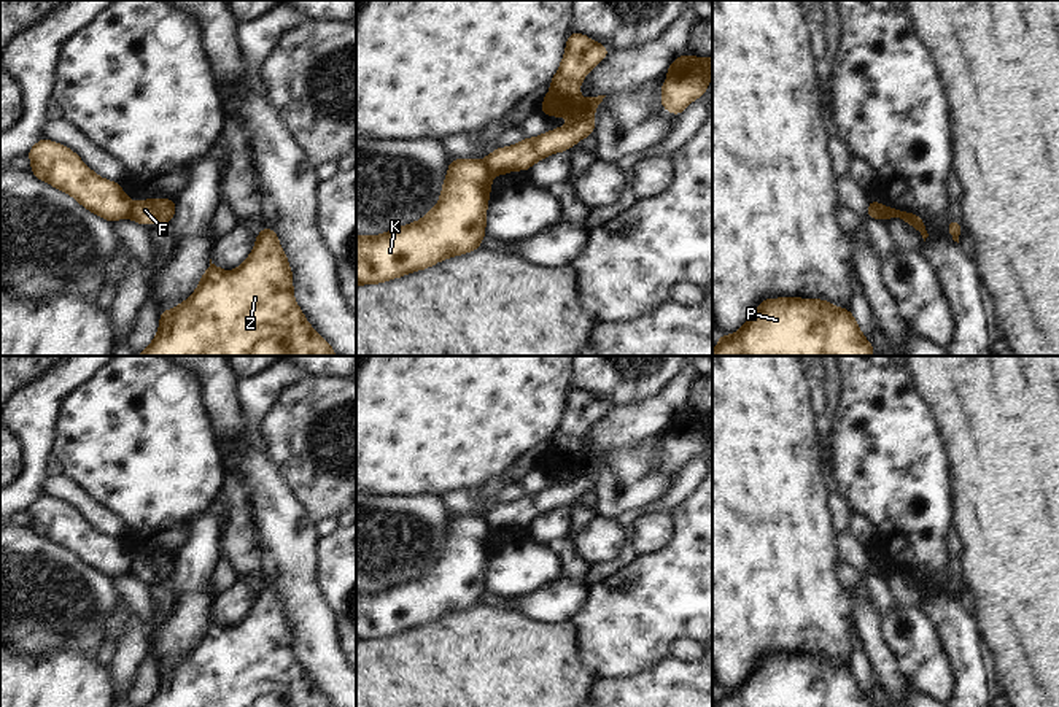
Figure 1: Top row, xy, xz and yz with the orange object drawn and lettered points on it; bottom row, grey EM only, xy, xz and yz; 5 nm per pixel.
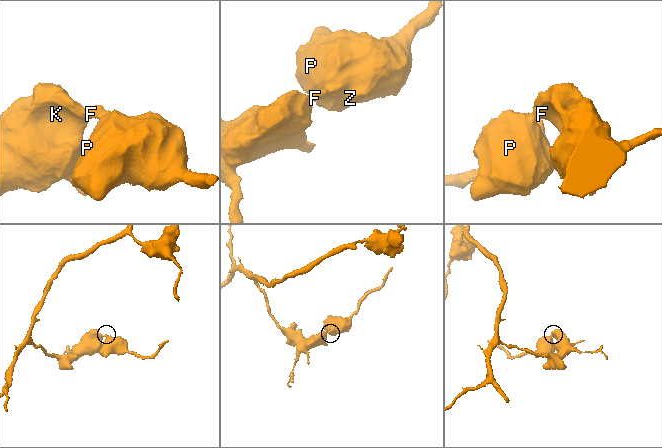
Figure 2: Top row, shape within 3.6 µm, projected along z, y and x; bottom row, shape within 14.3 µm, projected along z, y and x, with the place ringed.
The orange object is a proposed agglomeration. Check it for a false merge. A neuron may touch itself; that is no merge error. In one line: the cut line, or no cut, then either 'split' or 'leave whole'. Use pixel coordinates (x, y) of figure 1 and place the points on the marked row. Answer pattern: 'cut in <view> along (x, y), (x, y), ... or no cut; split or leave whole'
cut in xy along (132, 204), (129, 216); split

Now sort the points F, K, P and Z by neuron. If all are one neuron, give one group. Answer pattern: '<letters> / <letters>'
F P Z / K

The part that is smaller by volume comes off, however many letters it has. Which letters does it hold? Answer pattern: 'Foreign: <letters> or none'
Foreign: F, P, Z

